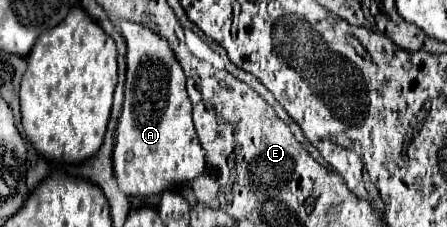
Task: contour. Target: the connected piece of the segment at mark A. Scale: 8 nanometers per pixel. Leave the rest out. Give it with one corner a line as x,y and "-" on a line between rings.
119,19
121,35
127,43
127,85
125,85
125,103
119,115
117,133
115,133
115,149
113,149
113,169
119,181
119,189
125,195
155,195
163,193
165,189
193,181
205,167
205,153
199,145
197,131
191,117
191,103
185,91
185,75
169,41
149,27
141,23
133,23
127,19

